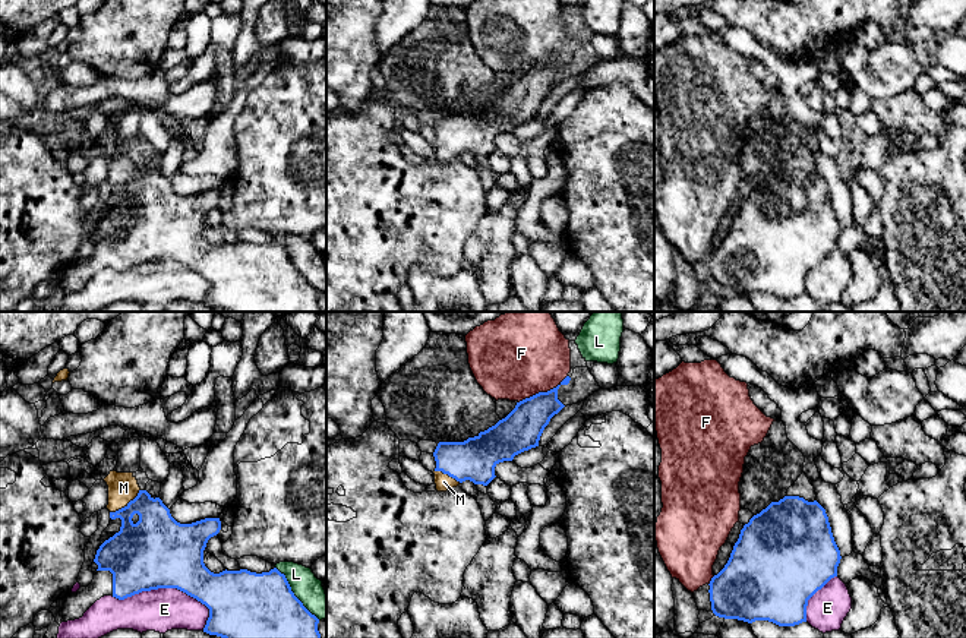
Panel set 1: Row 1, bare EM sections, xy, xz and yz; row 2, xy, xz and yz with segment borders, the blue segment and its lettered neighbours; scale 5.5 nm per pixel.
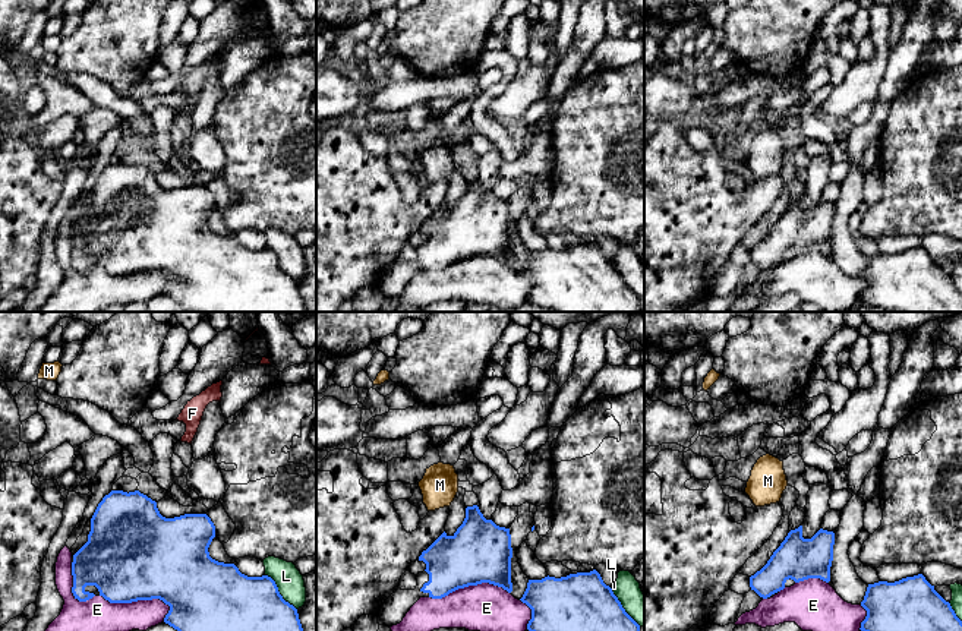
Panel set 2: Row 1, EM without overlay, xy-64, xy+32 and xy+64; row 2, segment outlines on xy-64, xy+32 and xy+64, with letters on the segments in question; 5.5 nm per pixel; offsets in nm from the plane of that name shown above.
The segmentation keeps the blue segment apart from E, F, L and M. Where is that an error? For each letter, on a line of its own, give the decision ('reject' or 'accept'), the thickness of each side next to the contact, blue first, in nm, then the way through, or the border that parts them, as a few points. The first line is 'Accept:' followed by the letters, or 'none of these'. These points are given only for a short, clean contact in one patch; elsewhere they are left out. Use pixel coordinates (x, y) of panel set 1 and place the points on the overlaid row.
Accept: M
E: reject; 400 nm thick on the blue side, 240 nm on the other
F: reject; 220 nm thick on the blue side, 480 nm on the other
L: reject; 360 nm thick on the blue side, 160 nm on the other
M: accept; 300 nm thick on the blue side, 160 nm on the other; runs through xy (157, 539), (155, 524), (128, 504), (123, 488)

